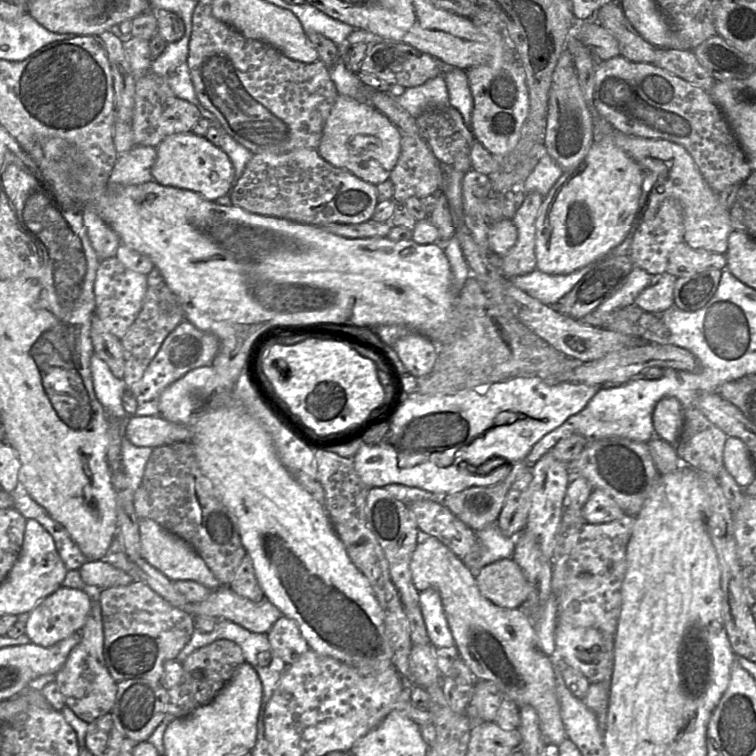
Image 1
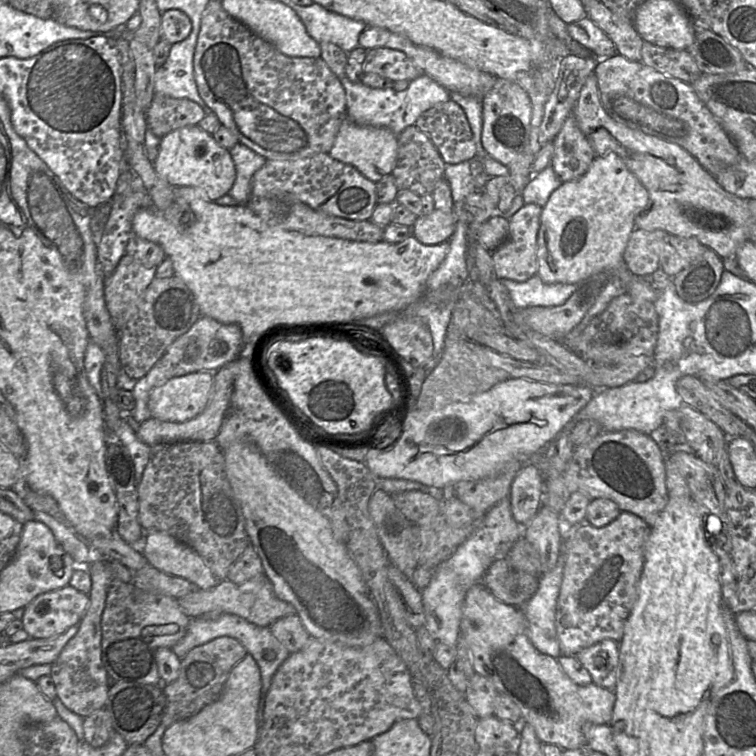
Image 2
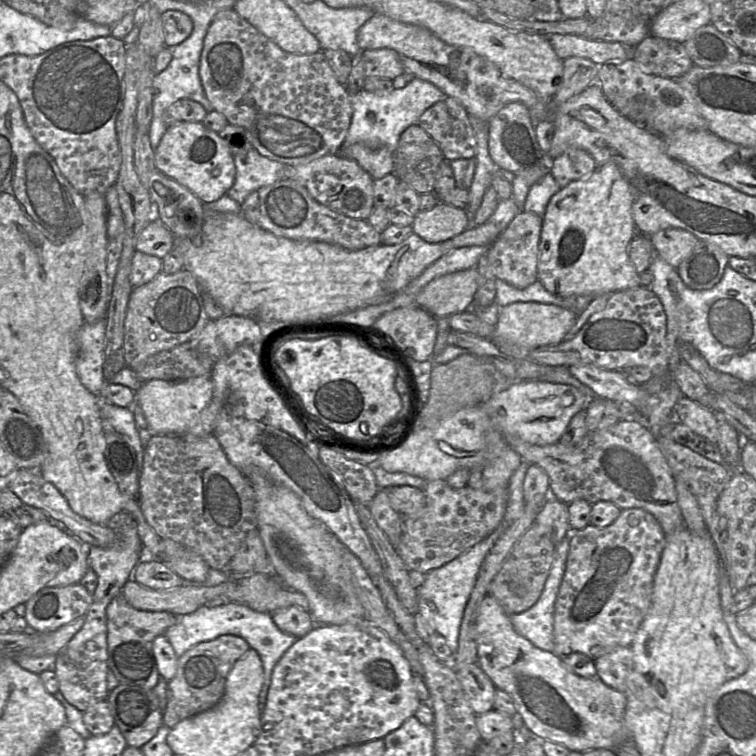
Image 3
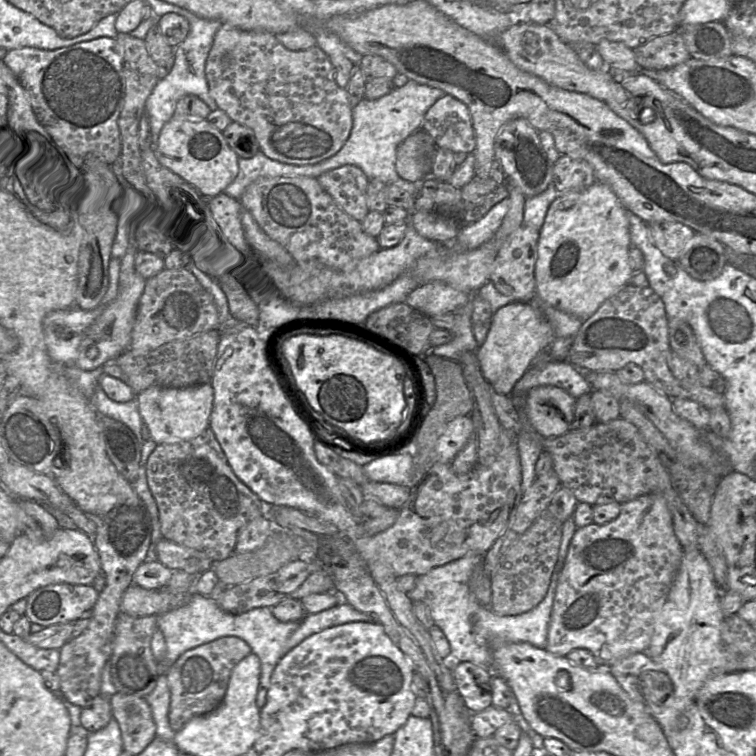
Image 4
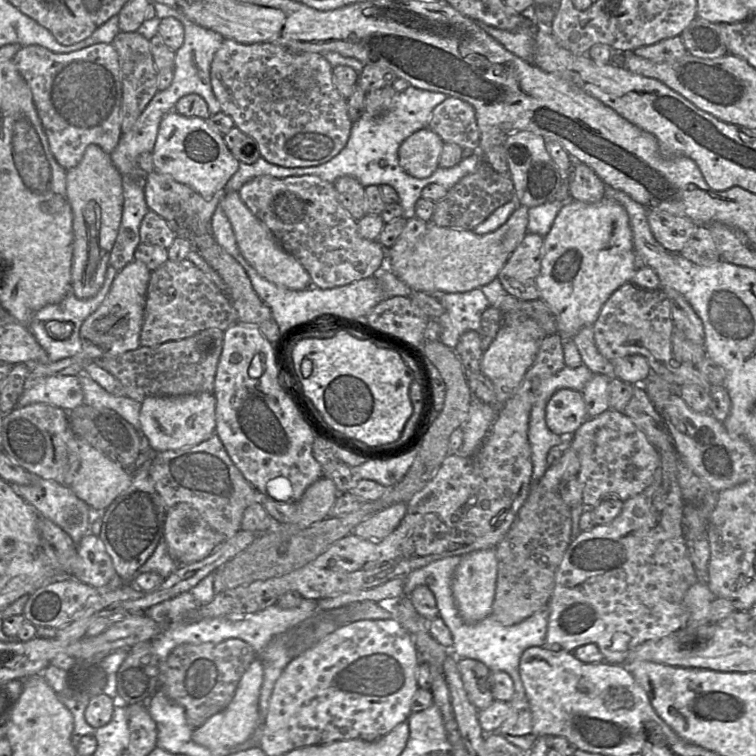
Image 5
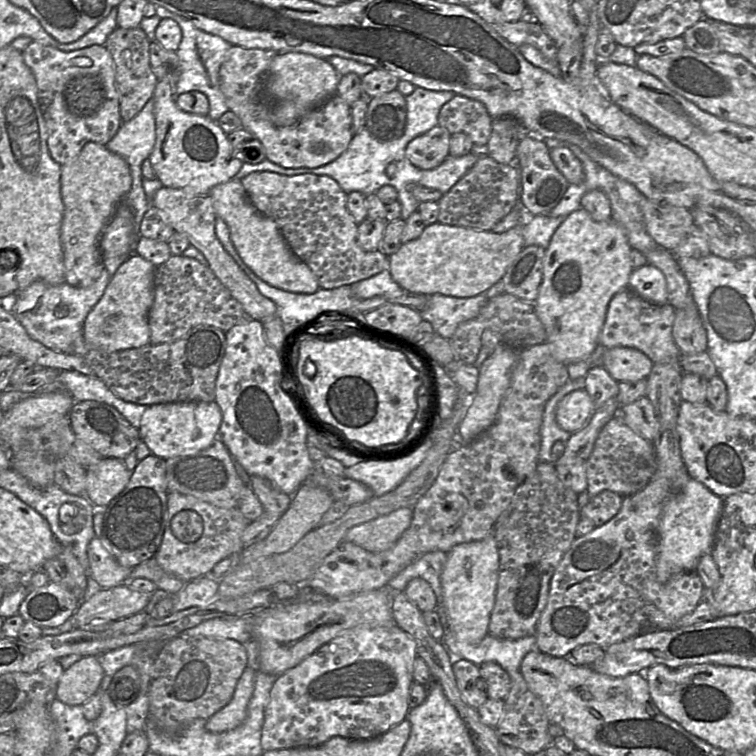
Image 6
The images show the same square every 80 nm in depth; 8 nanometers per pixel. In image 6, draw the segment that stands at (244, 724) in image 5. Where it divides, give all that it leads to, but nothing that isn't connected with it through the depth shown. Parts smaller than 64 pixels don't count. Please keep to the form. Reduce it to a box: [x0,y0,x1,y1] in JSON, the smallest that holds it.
[205,667,256,733]

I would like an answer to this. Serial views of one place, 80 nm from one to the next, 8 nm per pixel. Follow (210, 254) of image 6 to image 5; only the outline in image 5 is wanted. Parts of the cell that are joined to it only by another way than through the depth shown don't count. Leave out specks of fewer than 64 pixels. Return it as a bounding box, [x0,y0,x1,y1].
[143,170,220,240]

